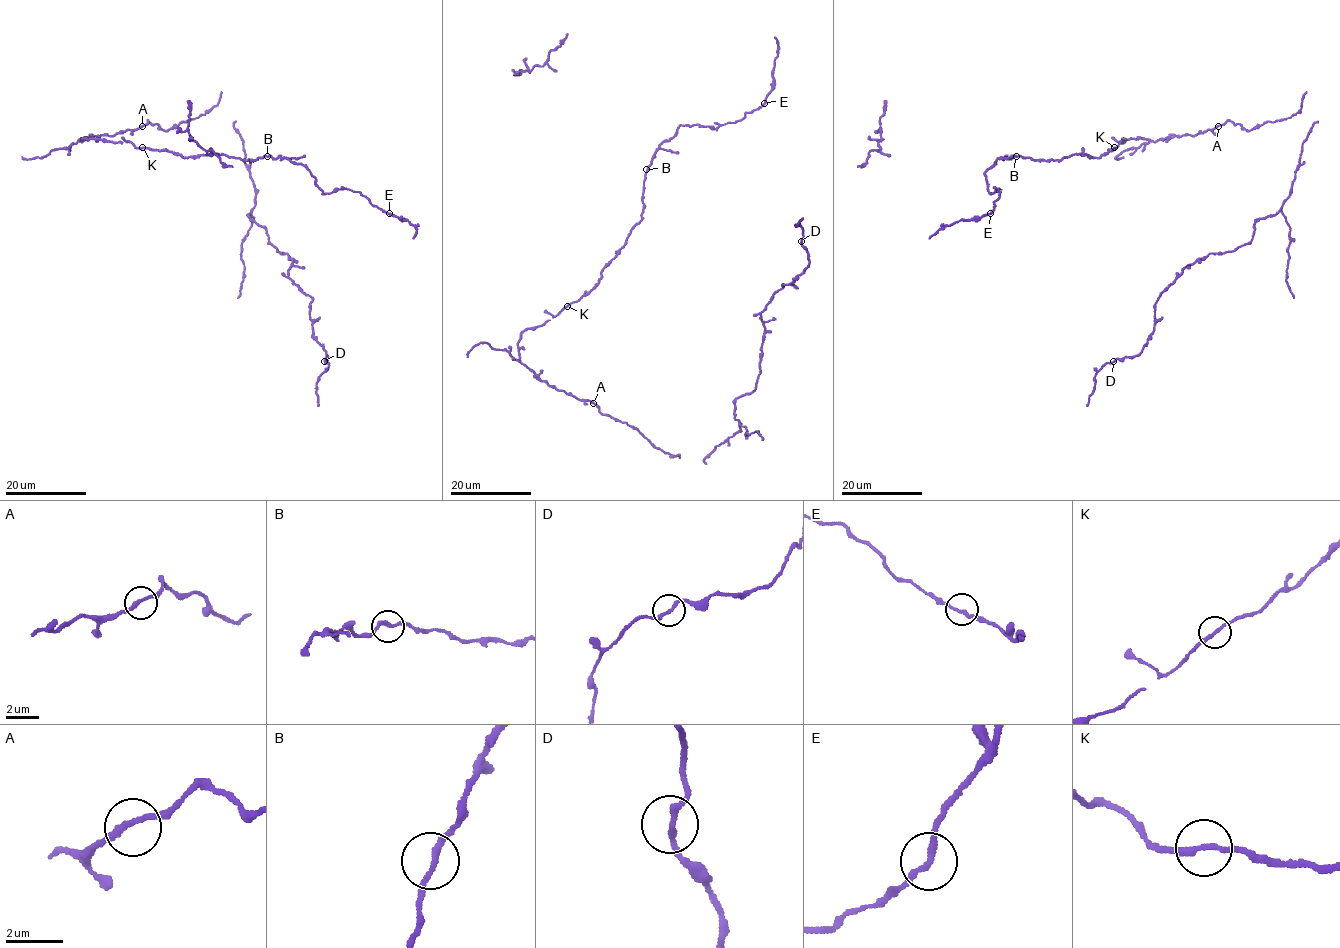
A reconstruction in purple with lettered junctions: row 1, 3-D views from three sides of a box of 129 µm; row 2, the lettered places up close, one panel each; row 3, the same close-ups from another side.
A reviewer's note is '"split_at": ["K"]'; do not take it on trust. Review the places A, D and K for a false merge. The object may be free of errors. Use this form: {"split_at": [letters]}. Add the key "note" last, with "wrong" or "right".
{"split_at": [], "note": "wrong"}

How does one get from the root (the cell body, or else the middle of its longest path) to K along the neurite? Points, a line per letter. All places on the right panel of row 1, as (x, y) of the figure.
K: (1218, 126), (1195, 135), (1165, 137), (1156, 141), (1122, 139), (1124, 142), (1120, 141), (1114, 147)

